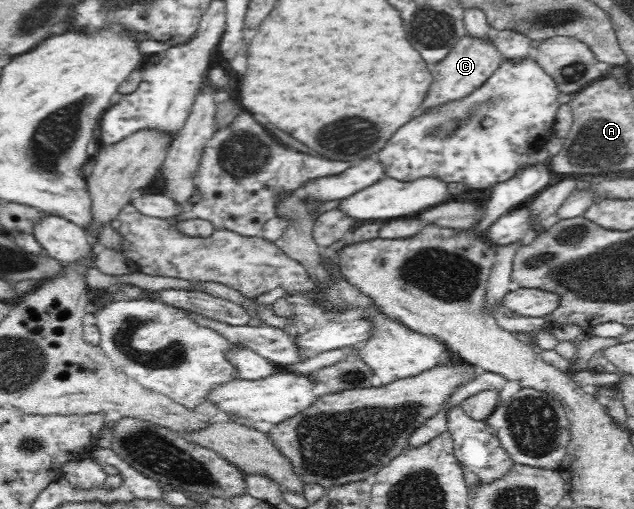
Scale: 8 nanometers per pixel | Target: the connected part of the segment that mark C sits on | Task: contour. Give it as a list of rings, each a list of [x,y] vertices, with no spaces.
[[[464,35],[462,40],[456,41],[454,48],[446,53],[444,60],[430,64],[433,80],[424,100],[424,112],[432,111],[432,108],[441,107],[452,101],[462,100],[472,94],[476,88],[485,83],[485,80],[488,80],[488,77],[493,75],[493,72],[498,70],[500,62],[502,62],[502,55],[493,40]]]

